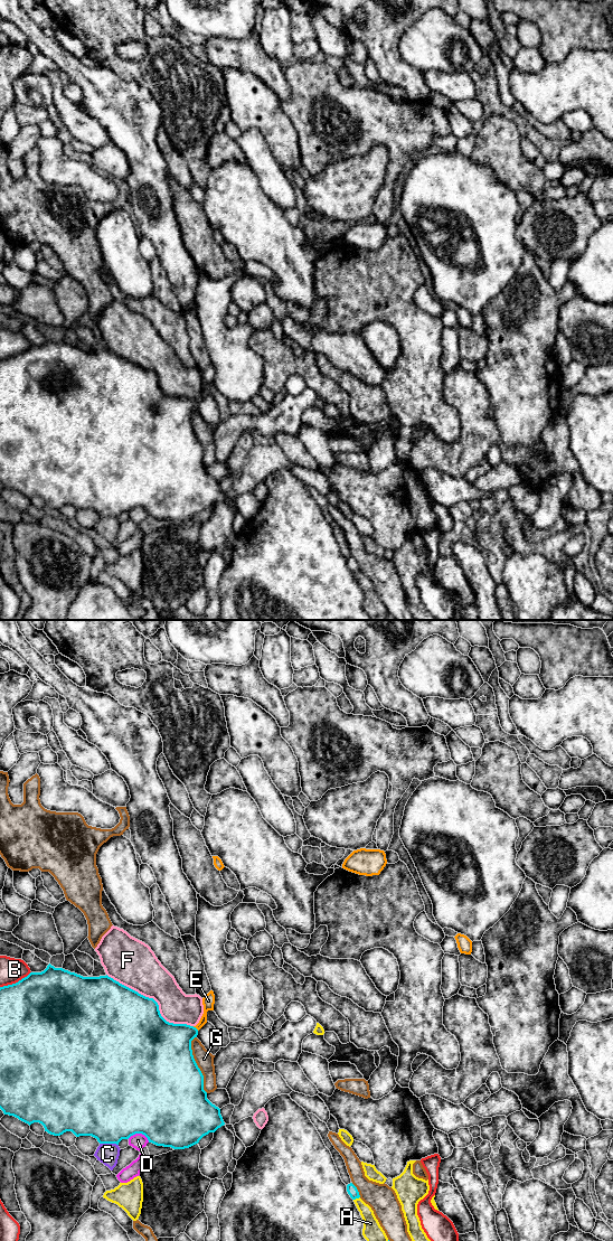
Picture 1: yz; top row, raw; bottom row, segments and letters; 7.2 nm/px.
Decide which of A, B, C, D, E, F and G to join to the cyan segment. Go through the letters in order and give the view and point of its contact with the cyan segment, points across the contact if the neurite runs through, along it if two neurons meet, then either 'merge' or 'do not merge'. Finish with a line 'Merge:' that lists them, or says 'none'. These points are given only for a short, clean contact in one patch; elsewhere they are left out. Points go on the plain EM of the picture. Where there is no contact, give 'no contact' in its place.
A: yz (356, 571) | do not merge
B: yz (16, 356) | do not merge
C: yz (109, 516) | do not merge
D: yz (139, 506) | do not merge
E: yz (195, 401) | across yz (166, 420), (195, 401), (204, 393), (208, 374) | merge
F: yz (153, 373) | do not merge
G: yz (196, 438) | do not merge
Merge: E

